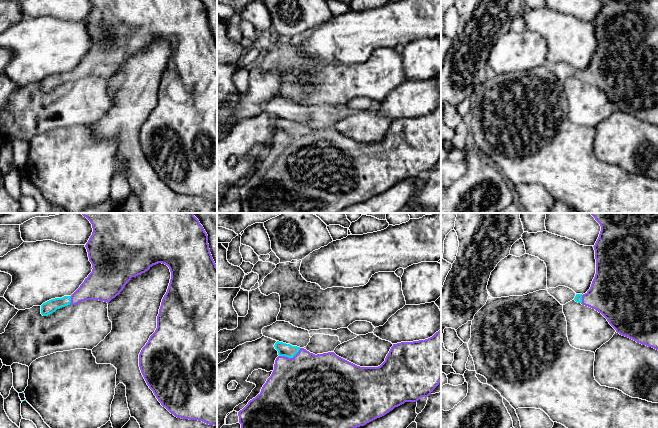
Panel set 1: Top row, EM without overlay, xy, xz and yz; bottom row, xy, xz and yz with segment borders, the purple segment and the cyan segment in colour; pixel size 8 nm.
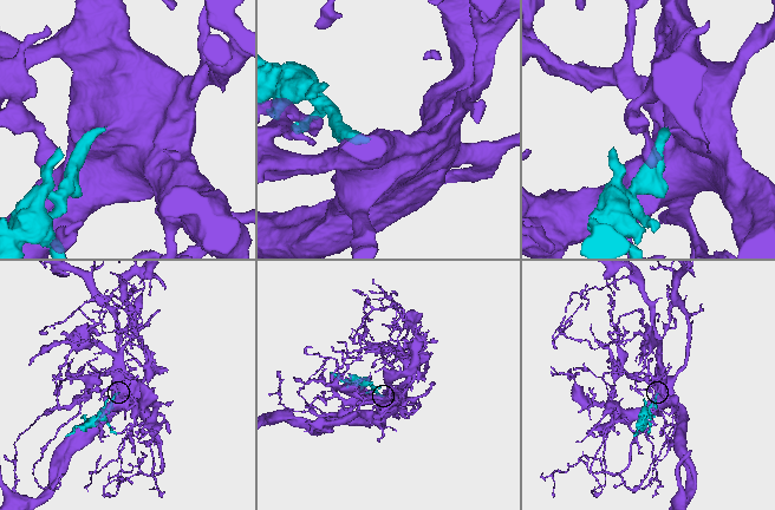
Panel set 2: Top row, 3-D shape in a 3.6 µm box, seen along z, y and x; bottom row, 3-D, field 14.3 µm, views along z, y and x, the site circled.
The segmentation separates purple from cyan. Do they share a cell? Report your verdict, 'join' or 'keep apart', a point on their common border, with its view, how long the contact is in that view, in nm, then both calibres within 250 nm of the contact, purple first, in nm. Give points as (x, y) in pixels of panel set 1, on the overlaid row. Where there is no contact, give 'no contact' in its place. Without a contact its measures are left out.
join | xz (290, 358) | 190 nm | 500/110 nm

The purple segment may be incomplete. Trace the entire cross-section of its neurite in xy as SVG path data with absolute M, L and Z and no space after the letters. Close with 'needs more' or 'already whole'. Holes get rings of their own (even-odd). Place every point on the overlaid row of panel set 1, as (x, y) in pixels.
M82 213L82 215L90 221L93 228L92 235L85 245L89 261L92 264L92 272L71 296L51 299L43 303L41 305L41 314L48 316L57 309L68 305L76 305L85 300L99 300L109 303L120 294L132 277L145 273L158 263L167 265L171 272L170 283L161 302L157 316L157 328L139 354L139 367L149 388L153 391L161 405L171 414L177 418L198 420L217 426L217 266L210 253L208 235L203 226L193 213Z | needs more

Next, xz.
M441 329L425 340L393 344L385 361L378 367L360 367L337 356L334 352L315 355L304 348L279 341L274 347L279 356L275 360L271 376L263 385L261 392L238 412L241 428L357 428L386 415L405 402L417 402L421 397L428 397L441 382Z | needs more

